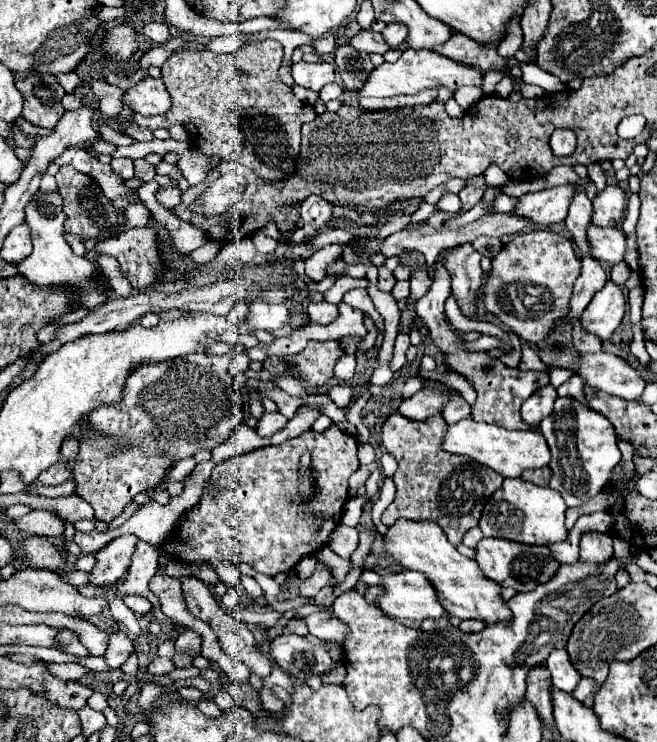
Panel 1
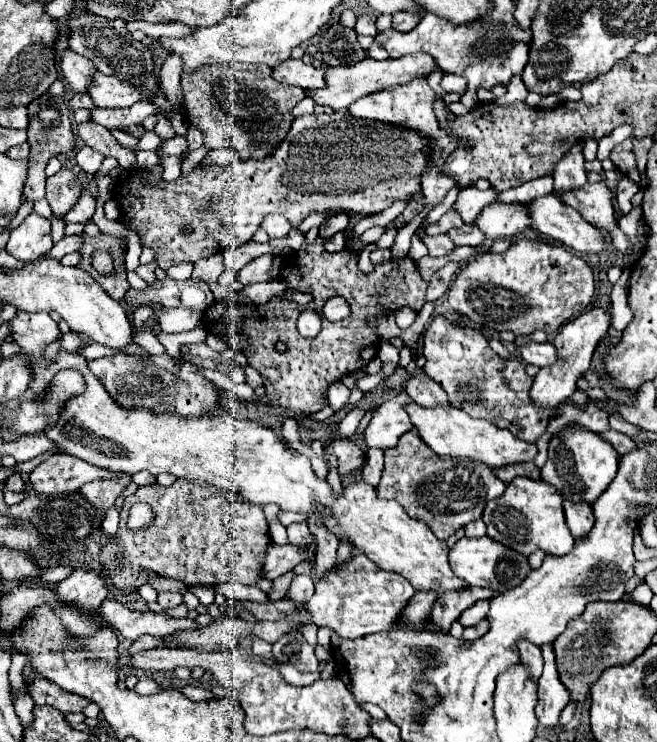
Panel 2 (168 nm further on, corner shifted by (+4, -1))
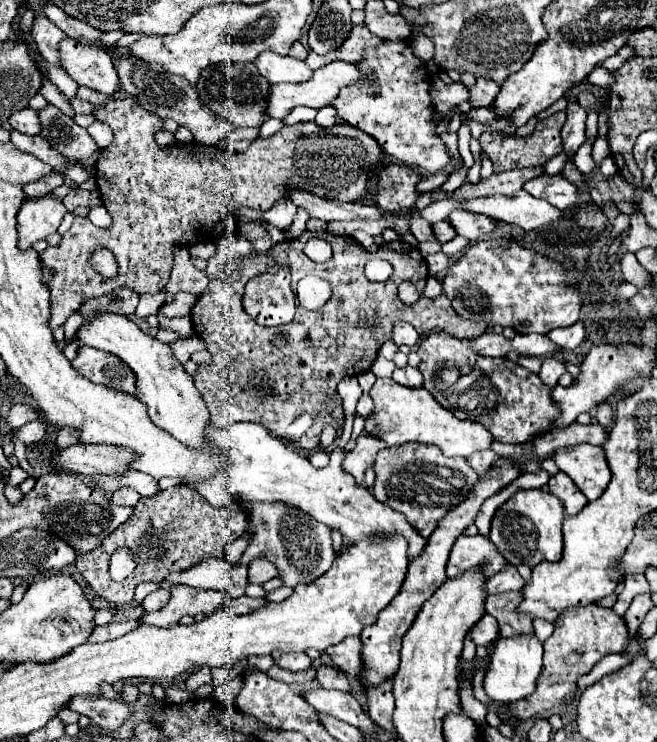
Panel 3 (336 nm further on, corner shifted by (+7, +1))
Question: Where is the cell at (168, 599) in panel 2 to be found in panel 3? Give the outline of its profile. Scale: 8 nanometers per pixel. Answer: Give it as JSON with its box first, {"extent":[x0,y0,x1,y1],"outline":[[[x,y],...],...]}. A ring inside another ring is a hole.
{"extent":[142,588,170,612],"outline":[[[160,588],[160,590],[156,590],[156,592],[152,592],[152,594],[148,594],[148,596],[144,598],[142,608],[144,608],[146,612],[154,612],[154,610],[164,608],[168,600],[170,600],[170,590],[168,590],[168,588]]]}

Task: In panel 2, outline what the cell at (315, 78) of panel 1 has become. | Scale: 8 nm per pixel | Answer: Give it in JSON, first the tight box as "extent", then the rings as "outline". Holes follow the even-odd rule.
{"extent":[273,58,325,90],"outline":[[[293,58],[275,66],[273,78],[279,80],[281,84],[299,86],[303,90],[325,88],[325,72],[321,68],[315,68],[311,64],[305,64],[303,60],[293,60]]]}

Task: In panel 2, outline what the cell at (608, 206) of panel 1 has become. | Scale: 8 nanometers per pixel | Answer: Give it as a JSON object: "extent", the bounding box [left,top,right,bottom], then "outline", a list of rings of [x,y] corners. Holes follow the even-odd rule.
{"extent":[559,182,617,230],"outline":[[[605,182],[585,184],[581,188],[575,188],[573,192],[559,196],[565,204],[577,208],[577,212],[593,226],[599,226],[603,230],[617,228],[615,222],[615,208],[613,208],[613,192],[607,188]]]}

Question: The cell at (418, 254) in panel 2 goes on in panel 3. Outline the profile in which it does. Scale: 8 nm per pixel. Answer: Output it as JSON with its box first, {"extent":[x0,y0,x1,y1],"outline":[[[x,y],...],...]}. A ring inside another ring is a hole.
{"extent":[432,220,456,244],"outline":[[[444,220],[444,222],[436,222],[436,224],[432,224],[432,232],[434,232],[434,236],[436,236],[436,240],[440,242],[440,244],[446,244],[448,240],[452,240],[454,236],[456,236],[456,232],[454,232],[454,228]]]}

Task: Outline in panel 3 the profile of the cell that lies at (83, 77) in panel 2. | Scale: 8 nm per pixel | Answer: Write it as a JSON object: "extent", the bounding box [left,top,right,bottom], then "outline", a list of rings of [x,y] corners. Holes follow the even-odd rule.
{"extent":[32,14,64,64],"outline":[[[34,14],[34,24],[32,24],[32,38],[40,50],[40,54],[52,62],[58,64],[58,42],[64,38],[62,30],[54,26],[46,16]]]}

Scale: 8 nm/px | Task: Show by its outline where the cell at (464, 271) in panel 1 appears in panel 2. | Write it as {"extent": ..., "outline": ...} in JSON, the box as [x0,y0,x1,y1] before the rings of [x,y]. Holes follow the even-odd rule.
{"extent":[423,234,455,258],"outline":[[[443,234],[441,236],[425,236],[423,242],[429,248],[429,256],[433,256],[433,258],[447,256],[449,252],[455,250],[455,244],[447,236],[443,236]]]}

